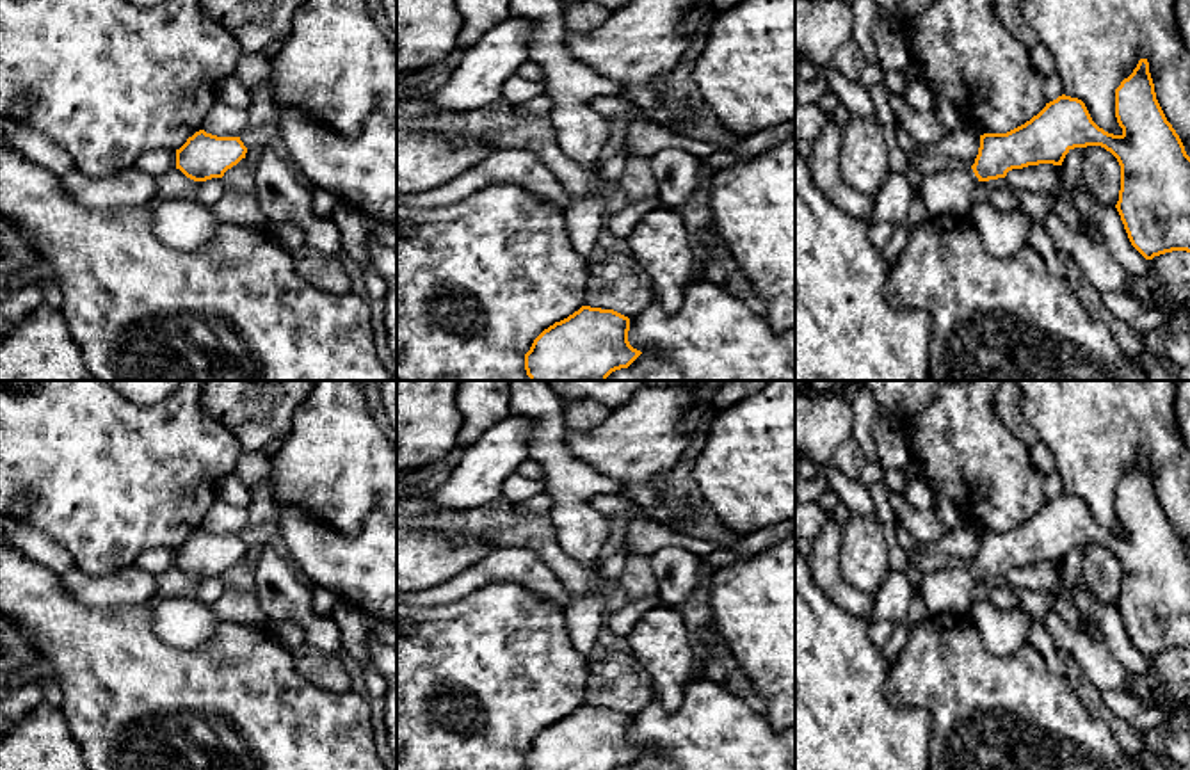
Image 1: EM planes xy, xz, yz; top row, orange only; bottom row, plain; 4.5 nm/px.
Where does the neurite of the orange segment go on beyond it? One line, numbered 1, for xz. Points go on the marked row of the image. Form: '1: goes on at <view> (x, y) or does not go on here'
1: does not go on here

